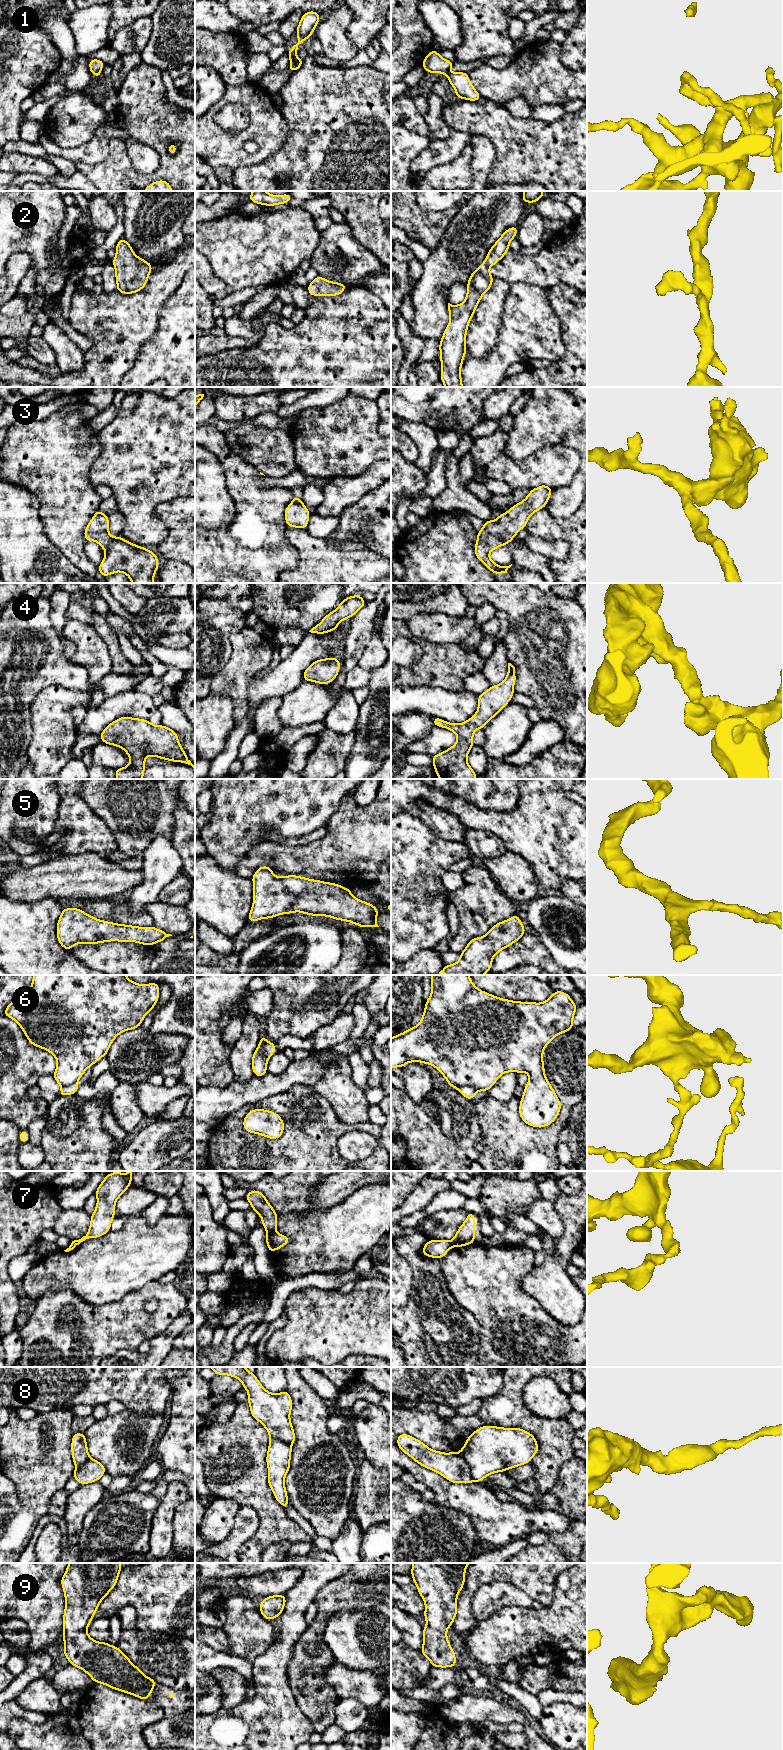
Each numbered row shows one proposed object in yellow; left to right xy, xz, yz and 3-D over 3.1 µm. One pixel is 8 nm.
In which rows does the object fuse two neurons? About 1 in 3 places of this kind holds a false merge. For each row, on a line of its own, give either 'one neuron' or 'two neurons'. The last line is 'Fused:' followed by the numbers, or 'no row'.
1: one neuron
2: one neuron
3: one neuron
4: one neuron
5: one neuron
6: two neurons
7: two neurons
8: two neurons
9: one neuron
Fused: 6, 7, 8

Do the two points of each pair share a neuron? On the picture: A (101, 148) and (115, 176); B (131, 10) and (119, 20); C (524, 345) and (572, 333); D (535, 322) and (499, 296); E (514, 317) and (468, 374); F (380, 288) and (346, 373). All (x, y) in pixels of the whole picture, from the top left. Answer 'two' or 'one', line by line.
A: two
B: one
C: two
D: two
E: one
F: two

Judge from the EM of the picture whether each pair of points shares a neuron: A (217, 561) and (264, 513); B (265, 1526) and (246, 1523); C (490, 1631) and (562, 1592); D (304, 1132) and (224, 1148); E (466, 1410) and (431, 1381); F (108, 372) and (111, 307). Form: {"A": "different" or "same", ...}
{"A": "same", "B": "different", "C": "same", "D": "same", "E": "different", "F": "same"}

